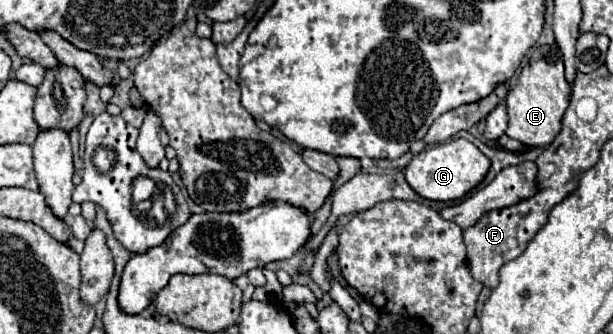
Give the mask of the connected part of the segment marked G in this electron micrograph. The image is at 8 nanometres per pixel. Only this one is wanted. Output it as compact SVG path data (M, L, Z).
M451 138L445 144L427 148L413 156L413 160L405 168L405 178L409 186L427 200L459 200L467 192L471 192L477 184L483 182L487 176L487 170L491 166L491 160L469 140L465 138Z

